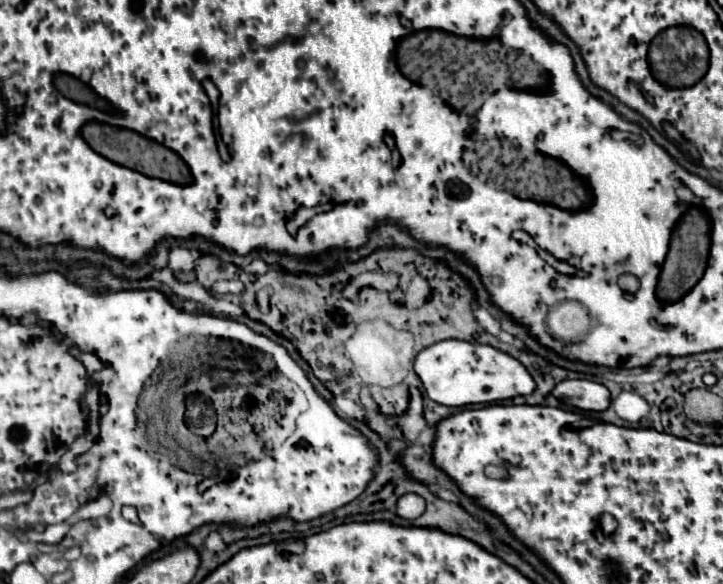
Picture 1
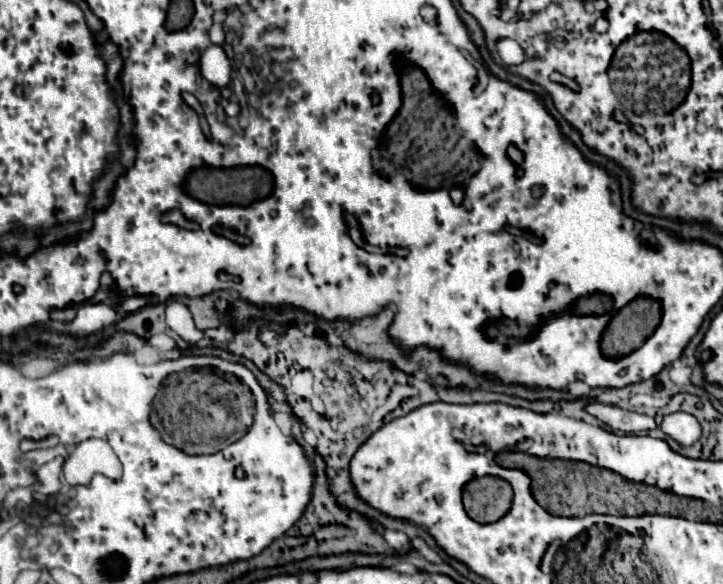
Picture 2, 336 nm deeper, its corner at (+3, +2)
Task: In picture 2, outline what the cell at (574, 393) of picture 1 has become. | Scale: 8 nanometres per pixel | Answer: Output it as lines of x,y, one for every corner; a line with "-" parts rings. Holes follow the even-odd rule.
590,404
586,408
592,416
602,420
606,426
610,426
614,432
624,432
624,434
638,434
646,430
654,430
656,422
654,418
638,412
628,412
616,406
606,406
606,404

